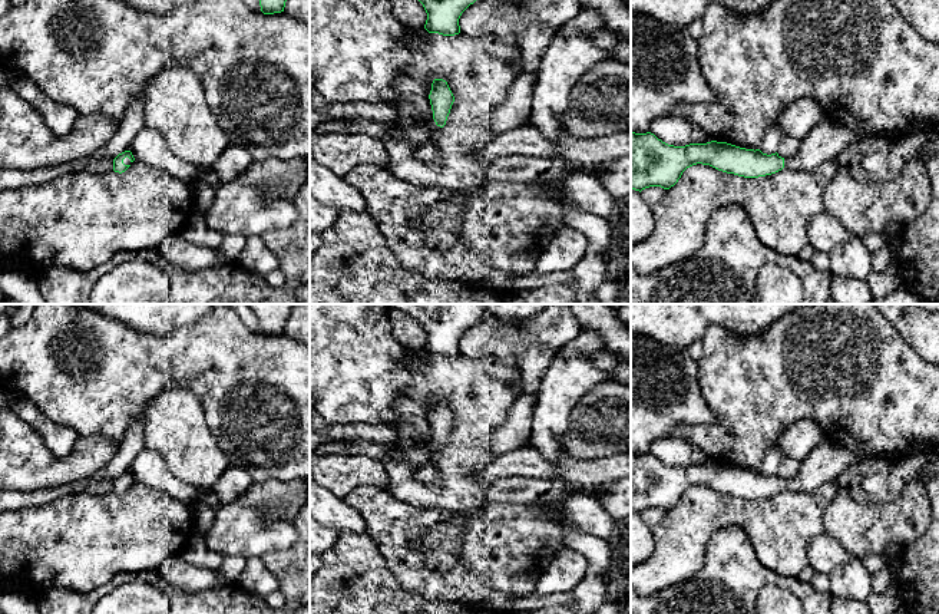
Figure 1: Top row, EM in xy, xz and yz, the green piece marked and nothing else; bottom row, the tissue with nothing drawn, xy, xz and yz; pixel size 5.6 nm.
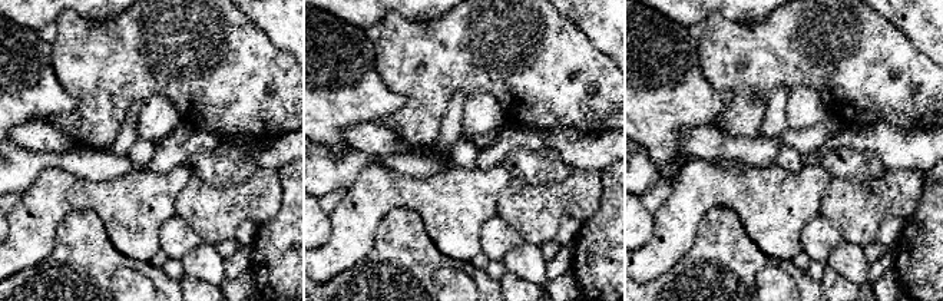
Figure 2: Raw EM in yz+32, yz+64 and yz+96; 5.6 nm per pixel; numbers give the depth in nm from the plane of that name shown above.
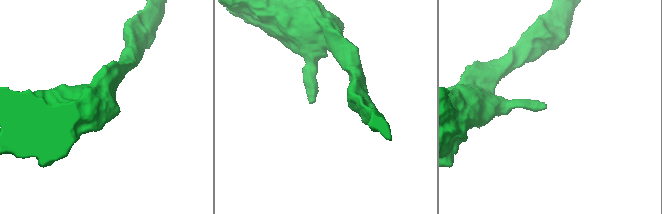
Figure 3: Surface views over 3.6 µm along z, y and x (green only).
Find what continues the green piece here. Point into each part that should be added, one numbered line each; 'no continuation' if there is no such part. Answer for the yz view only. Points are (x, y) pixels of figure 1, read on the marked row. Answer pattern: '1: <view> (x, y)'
1: yz (826, 139)

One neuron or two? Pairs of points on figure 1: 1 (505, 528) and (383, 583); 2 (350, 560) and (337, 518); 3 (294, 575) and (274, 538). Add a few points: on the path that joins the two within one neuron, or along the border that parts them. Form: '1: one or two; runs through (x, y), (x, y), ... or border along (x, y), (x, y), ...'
1: two; border along (379, 547), (394, 578), (404, 588), (422, 597)
2: two; border along (339, 531), (366, 534)
3: two; border along (294, 542), (286, 550), (271, 550), (260, 557)

